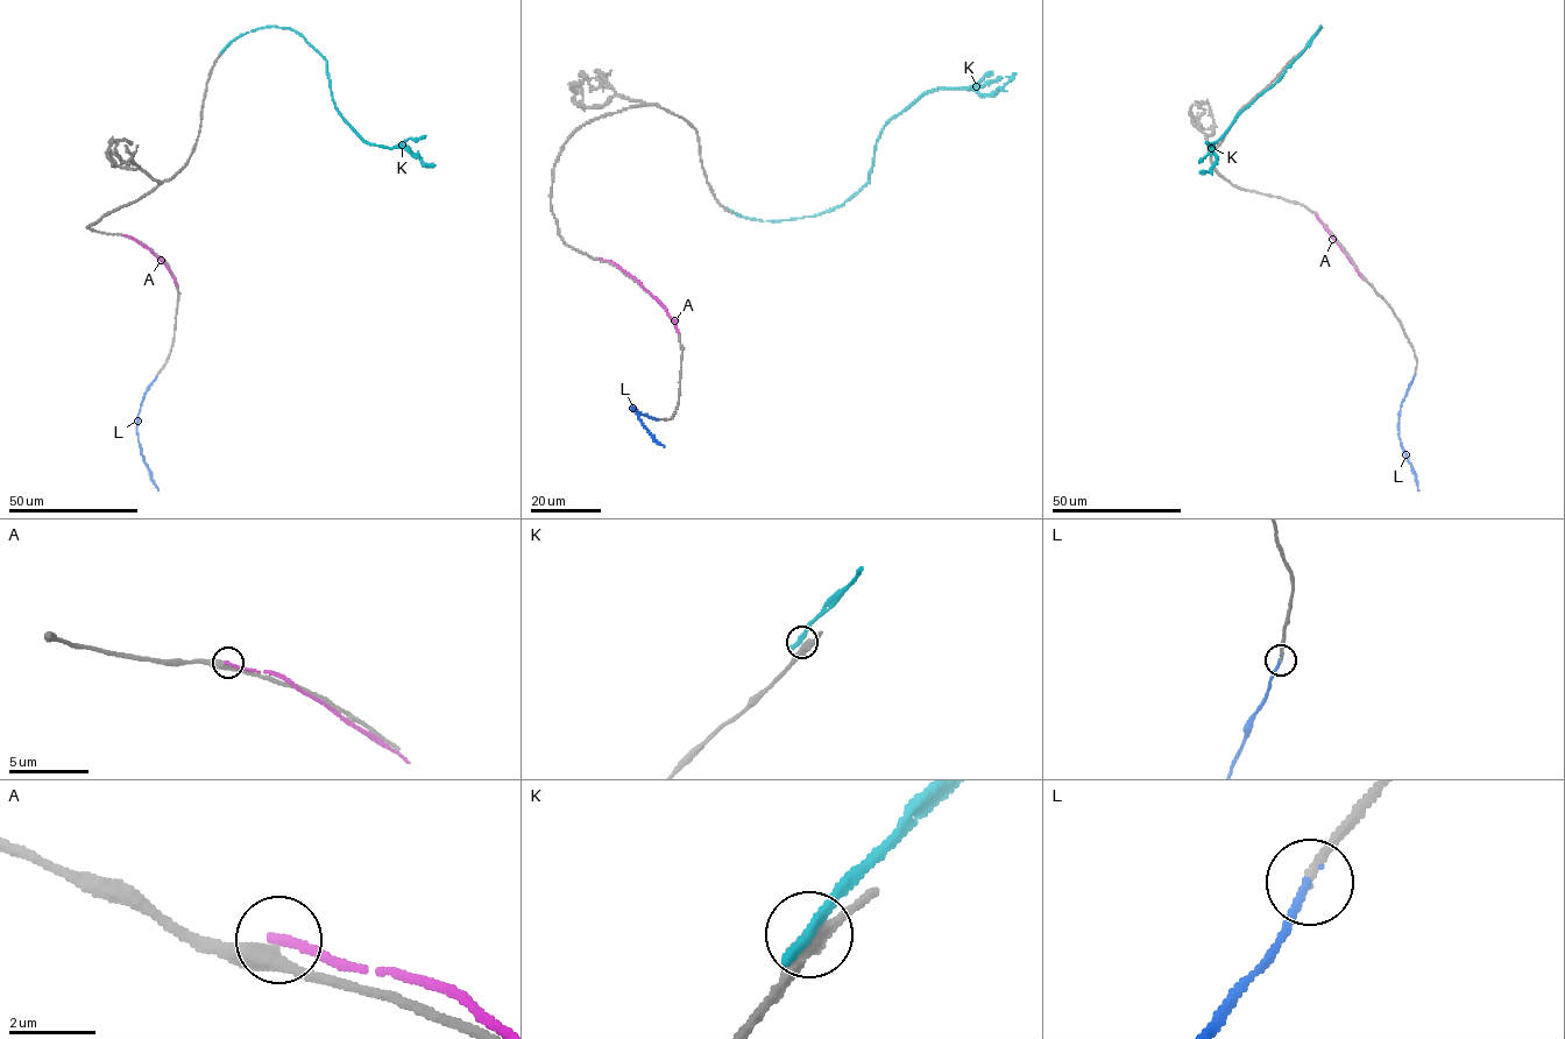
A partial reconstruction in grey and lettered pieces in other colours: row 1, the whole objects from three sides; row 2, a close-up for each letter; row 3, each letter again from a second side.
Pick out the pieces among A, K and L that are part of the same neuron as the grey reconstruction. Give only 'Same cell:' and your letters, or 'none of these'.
Same cell: L

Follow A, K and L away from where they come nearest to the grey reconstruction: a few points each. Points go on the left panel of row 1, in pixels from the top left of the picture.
A: (121, 234), (149, 249), (168, 268), (176, 287)
K: (221, 52), (257, 28), (298, 33), (326, 61), (334, 105), (363, 140), (404, 147), (433, 164)
L: (157, 375), (140, 410), (136, 435), (144, 463), (158, 490)

